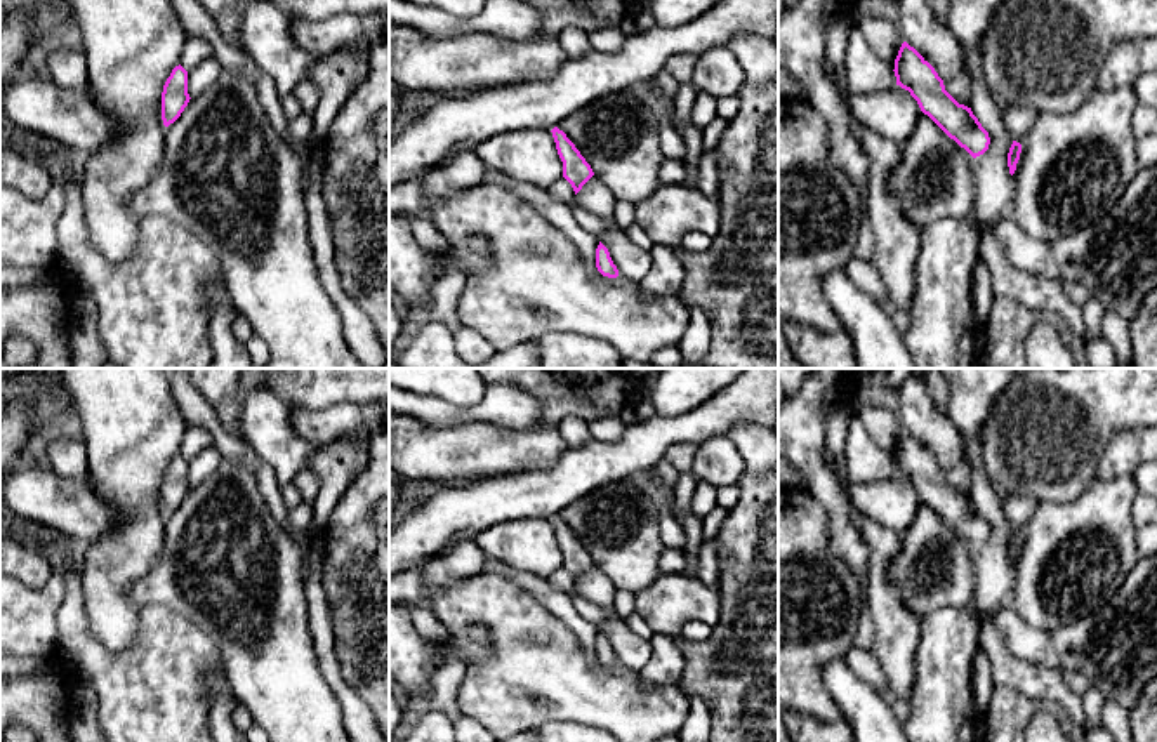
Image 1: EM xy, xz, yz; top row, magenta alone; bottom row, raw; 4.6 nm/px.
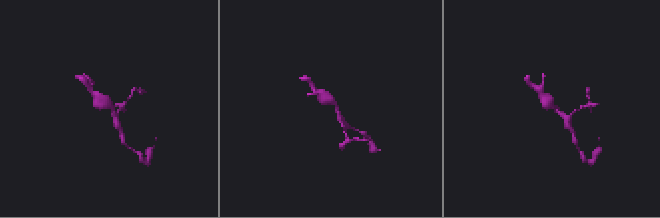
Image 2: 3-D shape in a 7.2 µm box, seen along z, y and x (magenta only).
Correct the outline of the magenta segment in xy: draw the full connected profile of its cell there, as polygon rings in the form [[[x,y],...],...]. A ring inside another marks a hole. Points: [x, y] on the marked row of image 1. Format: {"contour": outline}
{"contour": [[[179,64],[172,70],[162,92],[162,120],[165,127],[181,116],[189,99],[188,71]]]}

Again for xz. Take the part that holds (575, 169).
{"contour": [[[554,127],[551,132],[556,142],[558,155],[563,162],[563,177],[572,184],[577,195],[582,186],[594,176],[594,172],[563,130]]]}

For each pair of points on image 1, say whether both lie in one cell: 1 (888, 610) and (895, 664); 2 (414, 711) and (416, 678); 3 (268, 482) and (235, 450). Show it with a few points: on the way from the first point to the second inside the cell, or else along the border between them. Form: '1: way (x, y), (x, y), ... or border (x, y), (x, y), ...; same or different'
1: way (895, 624), (895, 650); same
2: border (438, 664), (426, 688), (409, 702); different
3: way (263, 473), (244, 454); same

